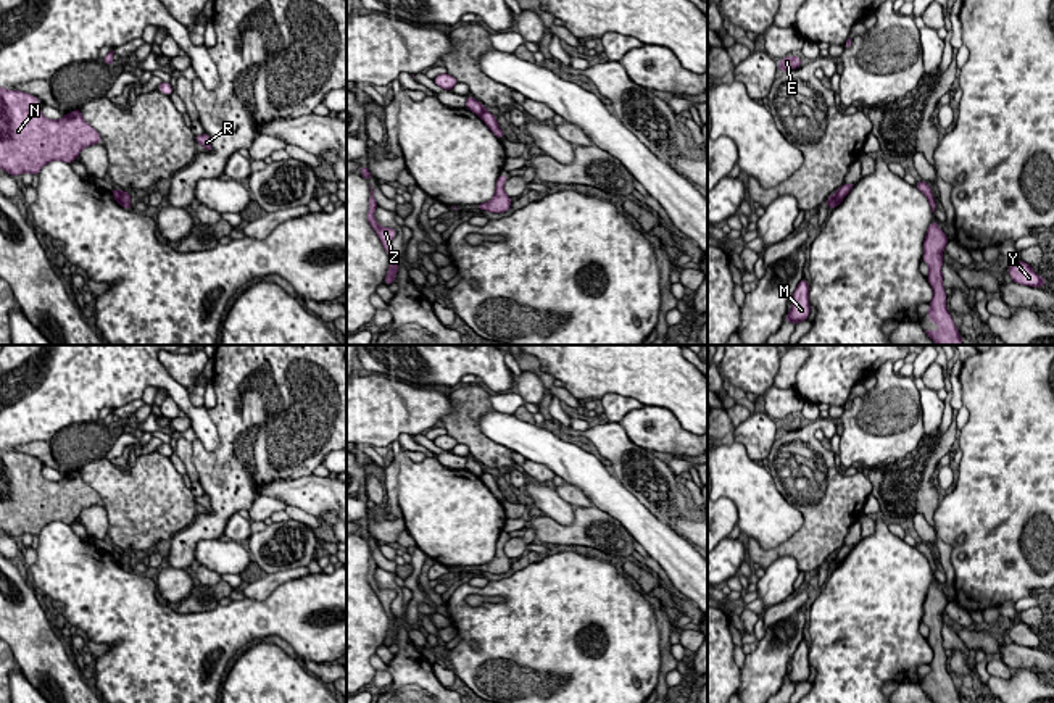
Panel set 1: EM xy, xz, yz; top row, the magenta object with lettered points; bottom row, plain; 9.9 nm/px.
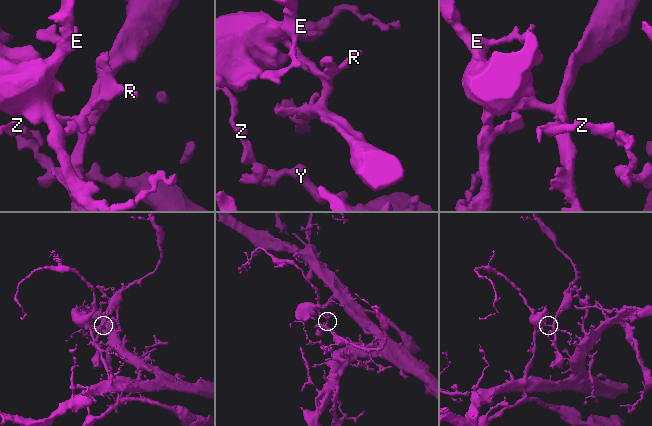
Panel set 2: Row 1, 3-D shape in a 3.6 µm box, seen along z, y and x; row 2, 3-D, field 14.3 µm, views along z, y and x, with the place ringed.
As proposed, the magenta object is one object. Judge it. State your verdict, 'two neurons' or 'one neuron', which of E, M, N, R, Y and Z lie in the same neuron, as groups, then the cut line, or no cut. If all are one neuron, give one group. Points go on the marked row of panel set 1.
two neurons; E M N / R Y Z; cut in xz along (485, 110), (479, 115)

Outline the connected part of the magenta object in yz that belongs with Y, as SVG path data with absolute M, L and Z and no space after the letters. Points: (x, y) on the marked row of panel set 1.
M1010 261L1009 264L1009 274L1014 282L1030 287L1041 287L1046 285L1046 279L1039 277L1030 264L1025 261Z

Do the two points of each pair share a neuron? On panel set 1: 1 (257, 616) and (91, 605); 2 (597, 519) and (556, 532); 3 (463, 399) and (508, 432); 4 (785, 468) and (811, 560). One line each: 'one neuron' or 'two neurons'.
1: one neuron
2: one neuron
3: two neurons
4: one neuron

